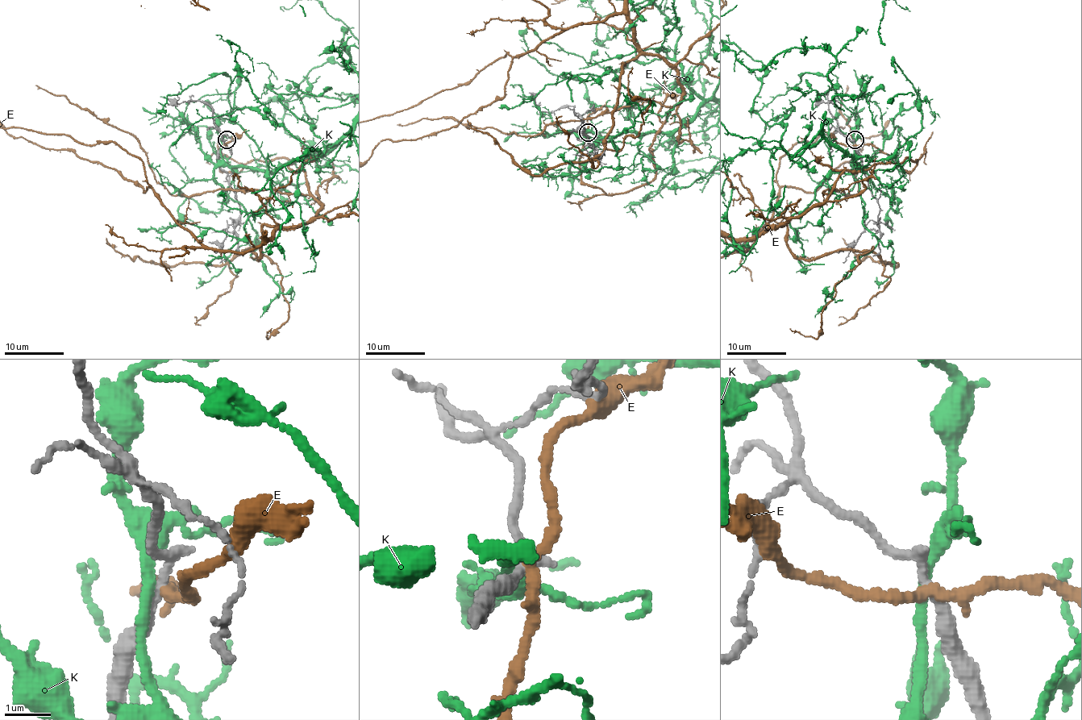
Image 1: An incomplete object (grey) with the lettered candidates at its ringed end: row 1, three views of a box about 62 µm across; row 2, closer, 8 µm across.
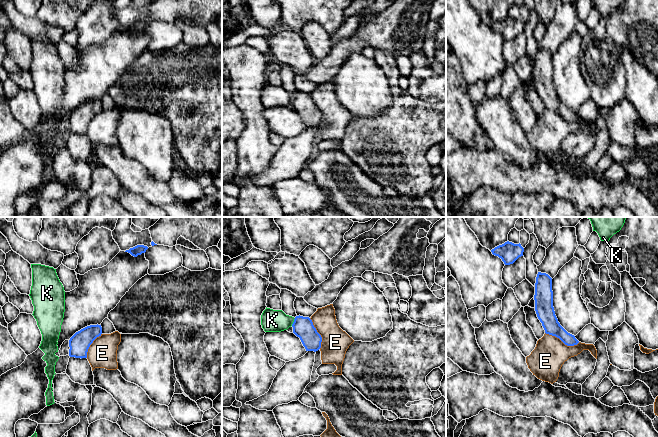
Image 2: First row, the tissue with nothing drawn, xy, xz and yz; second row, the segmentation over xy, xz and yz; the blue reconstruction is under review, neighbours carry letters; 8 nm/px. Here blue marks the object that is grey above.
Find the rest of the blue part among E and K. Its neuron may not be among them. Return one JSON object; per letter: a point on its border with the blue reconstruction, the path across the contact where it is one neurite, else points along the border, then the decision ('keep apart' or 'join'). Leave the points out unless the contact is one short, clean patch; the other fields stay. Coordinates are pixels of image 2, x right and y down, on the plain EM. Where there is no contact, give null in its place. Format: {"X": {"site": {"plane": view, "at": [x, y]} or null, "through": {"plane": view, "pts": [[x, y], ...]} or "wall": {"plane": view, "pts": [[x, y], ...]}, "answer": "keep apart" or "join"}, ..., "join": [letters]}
{"E": {"site": {"plane": "yz", "at": [562, 117]}, "wall": {"plane": "yz", "pts": [[545, 108], [558, 113], [567, 121], [576, 121], [579, 118]]}, "answer": "keep apart"}, "K": {"site": {"plane": "xz", "at": [293, 98]}, "wall": {"plane": "xz", "pts": [[295, 94], [291, 101]]}, "answer": "keep apart"}, "join": []}

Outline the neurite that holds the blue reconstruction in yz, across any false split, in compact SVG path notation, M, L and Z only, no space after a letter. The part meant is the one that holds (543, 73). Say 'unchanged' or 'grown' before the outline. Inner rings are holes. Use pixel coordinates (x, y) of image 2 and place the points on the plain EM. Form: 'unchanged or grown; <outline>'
unchanged; M538 48L535 59L535 87L546 110L559 114L565 121L574 122L579 119L574 111L568 109L558 98L553 83L552 54Z

